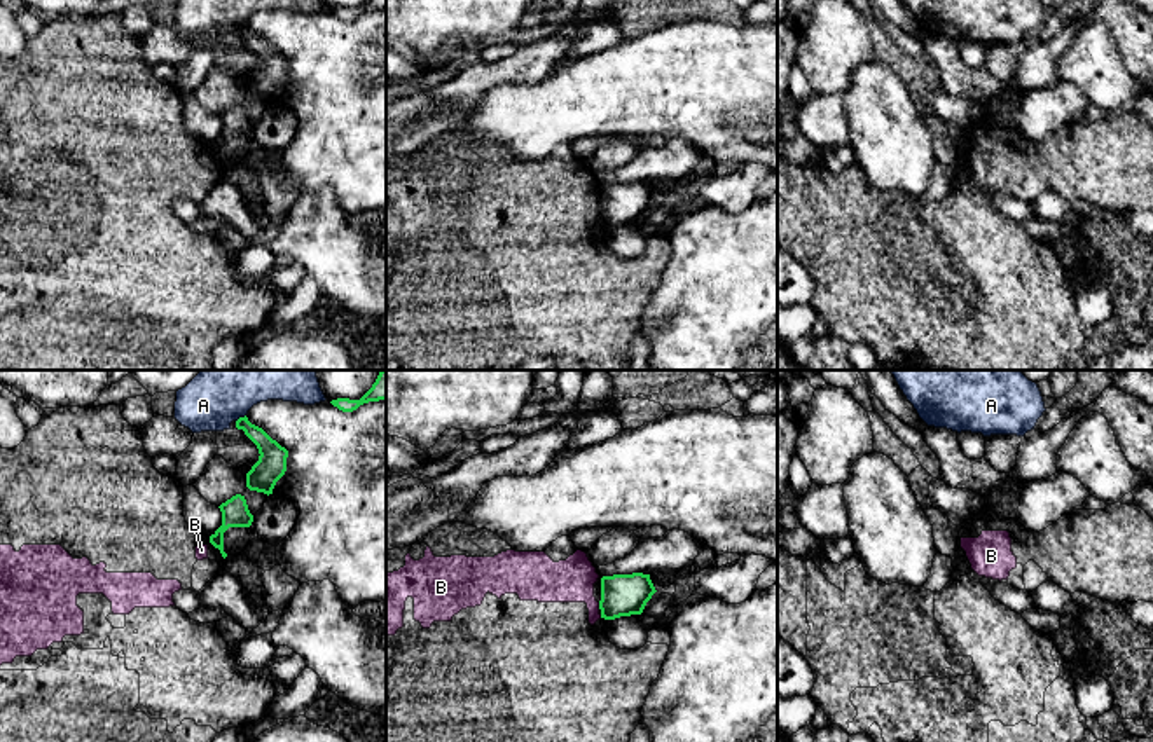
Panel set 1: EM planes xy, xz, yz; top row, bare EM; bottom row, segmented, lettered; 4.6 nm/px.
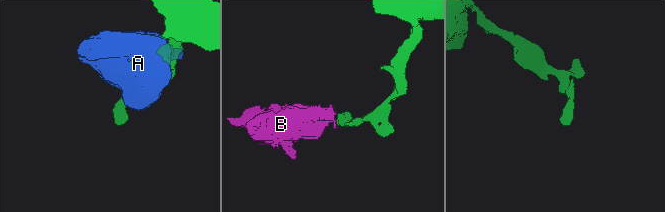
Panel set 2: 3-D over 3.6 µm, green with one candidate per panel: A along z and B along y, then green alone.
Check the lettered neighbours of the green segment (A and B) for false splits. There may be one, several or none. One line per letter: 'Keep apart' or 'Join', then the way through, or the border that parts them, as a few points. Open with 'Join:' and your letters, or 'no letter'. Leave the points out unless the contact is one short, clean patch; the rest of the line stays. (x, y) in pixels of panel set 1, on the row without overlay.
Join: no letter
A: Keep apart
B: Keep apart. Boundary: xz (598, 212), (600, 217)

